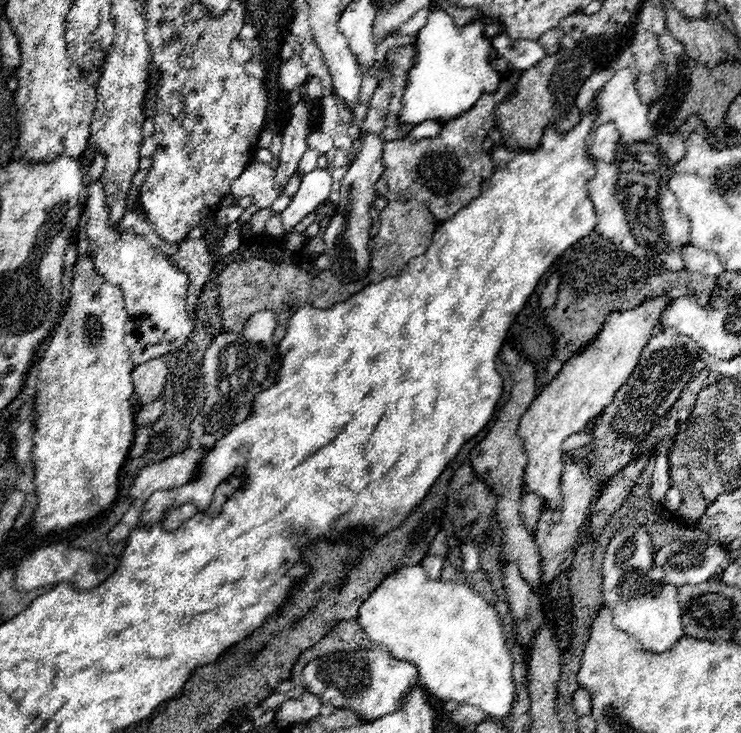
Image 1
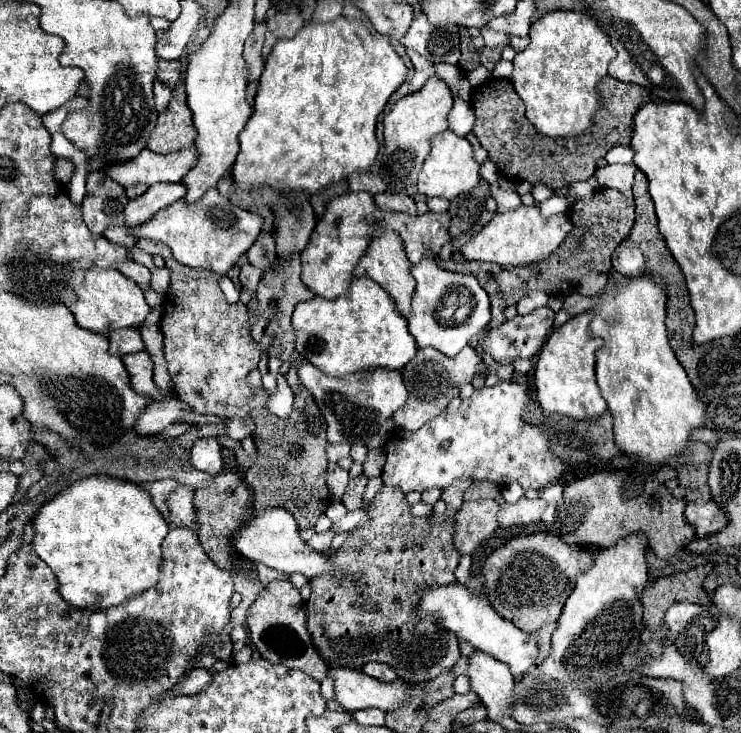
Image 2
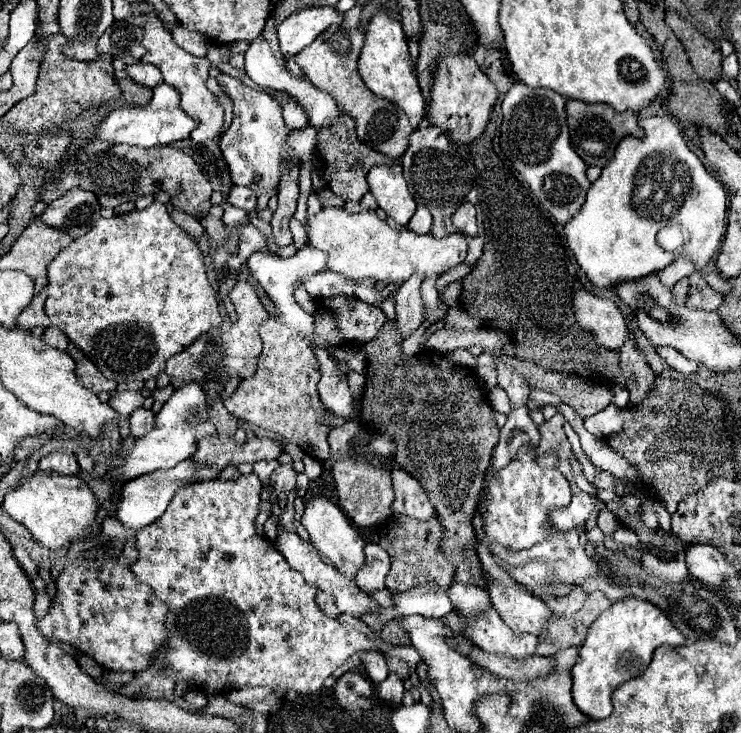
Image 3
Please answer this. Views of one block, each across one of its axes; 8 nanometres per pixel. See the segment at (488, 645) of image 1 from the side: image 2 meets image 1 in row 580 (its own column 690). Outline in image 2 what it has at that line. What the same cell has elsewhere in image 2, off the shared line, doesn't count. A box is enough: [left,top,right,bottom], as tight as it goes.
[590,278,706,464]

